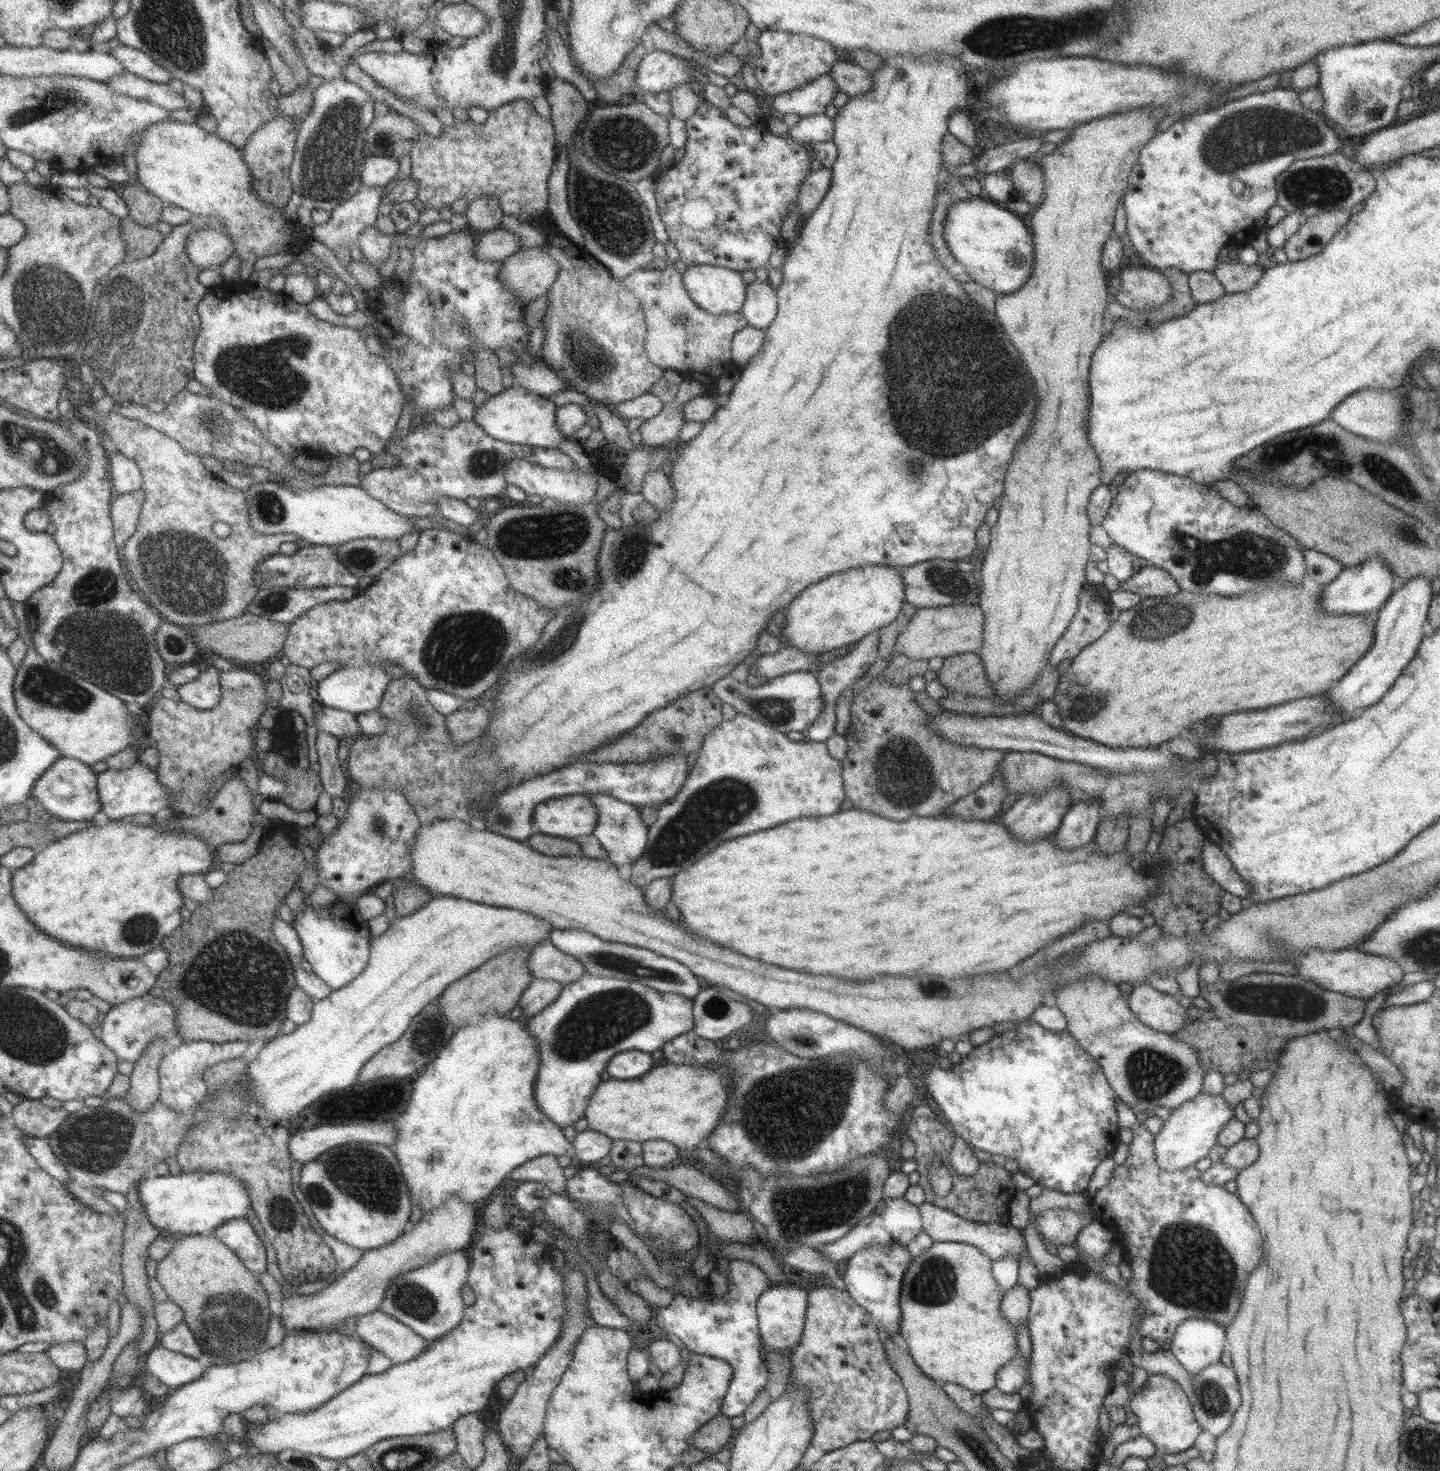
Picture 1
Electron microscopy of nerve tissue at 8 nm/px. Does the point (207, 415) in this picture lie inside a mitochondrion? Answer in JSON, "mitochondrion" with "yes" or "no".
{"mitochondrion":"yes"}

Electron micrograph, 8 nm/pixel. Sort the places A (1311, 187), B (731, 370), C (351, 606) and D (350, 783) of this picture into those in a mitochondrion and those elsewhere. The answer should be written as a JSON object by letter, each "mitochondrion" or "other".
{"A":"mitochondrion","B":"other","C":"other","D":"other"}

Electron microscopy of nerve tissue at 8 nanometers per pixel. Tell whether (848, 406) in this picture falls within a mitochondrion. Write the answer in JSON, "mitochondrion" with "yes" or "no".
{"mitochondrion":"no"}

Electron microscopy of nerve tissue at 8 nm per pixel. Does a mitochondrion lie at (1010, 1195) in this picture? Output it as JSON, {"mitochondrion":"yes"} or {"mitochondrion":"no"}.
{"mitochondrion":"no"}

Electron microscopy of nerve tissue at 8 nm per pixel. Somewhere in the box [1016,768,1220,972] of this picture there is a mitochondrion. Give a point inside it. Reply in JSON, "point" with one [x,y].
{"point":[1149,868]}

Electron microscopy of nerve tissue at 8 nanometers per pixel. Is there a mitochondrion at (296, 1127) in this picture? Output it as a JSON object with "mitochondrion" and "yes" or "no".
{"mitochondrion":"no"}

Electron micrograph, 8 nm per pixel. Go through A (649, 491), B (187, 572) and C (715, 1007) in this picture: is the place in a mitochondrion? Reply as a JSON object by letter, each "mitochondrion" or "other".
{"A":"other","B":"mitochondrion","C":"mitochondrion"}

